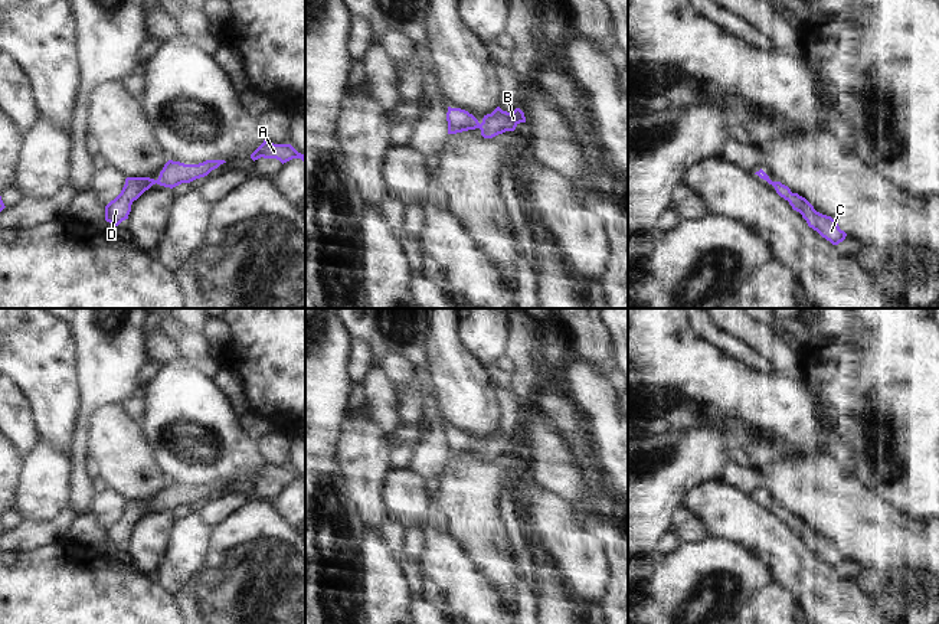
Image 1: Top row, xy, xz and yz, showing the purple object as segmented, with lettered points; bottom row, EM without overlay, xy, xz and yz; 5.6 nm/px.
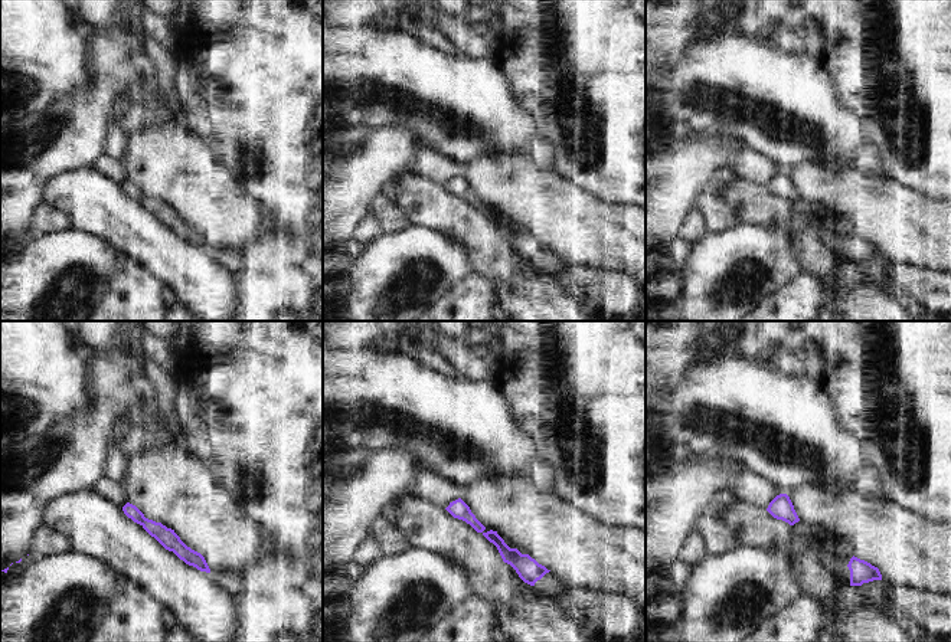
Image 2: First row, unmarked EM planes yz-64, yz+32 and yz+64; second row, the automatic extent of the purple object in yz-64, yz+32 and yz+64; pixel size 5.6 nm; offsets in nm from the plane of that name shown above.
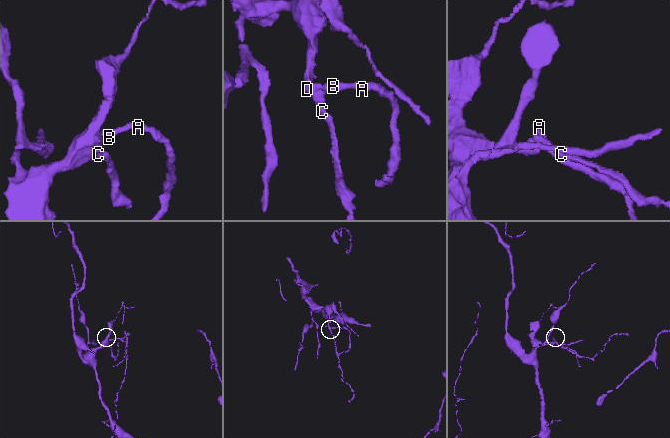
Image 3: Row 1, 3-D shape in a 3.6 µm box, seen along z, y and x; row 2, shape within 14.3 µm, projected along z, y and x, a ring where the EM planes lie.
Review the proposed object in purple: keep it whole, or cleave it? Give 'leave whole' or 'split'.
leave whole

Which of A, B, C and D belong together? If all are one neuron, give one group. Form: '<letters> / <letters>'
A B C D

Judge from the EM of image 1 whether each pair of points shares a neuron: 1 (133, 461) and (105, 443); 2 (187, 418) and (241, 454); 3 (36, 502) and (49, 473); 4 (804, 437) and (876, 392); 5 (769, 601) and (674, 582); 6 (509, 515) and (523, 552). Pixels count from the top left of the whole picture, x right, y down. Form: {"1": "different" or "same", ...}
{"1": "same", "2": "same", "3": "same", "4": "different", "5": "different", "6": "same"}

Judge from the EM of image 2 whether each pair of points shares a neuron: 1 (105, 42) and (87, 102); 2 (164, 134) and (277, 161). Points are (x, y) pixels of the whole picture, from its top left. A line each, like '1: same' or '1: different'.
1: same
2: different

